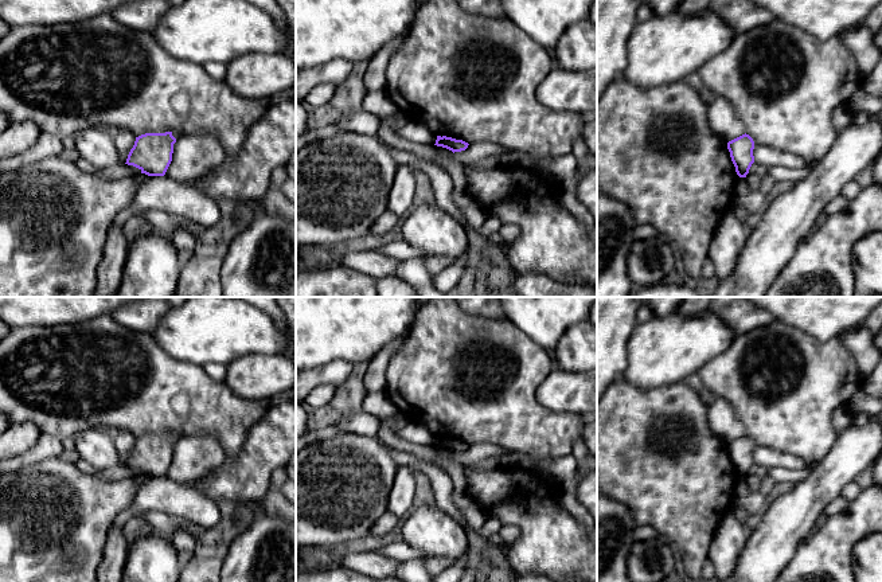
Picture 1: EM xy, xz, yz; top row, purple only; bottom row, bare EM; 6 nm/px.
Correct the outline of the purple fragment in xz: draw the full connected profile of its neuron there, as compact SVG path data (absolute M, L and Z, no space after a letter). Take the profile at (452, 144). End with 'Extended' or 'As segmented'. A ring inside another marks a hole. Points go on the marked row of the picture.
M437 136L434 145L446 148L454 153L454 152L465 151L469 144L463 140L456 140L456 138L446 137L446 136L442 136L442 137Z. As segmented

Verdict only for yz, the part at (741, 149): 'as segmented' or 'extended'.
as segmented

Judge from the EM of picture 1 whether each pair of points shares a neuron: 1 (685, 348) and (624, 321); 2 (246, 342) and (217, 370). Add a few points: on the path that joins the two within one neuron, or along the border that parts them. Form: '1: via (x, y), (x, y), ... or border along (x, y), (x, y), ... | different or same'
1: border along (636, 324), (629, 338), (627, 358) | different
2: border along (202, 366), (209, 363), (222, 363), (226, 366) | different

